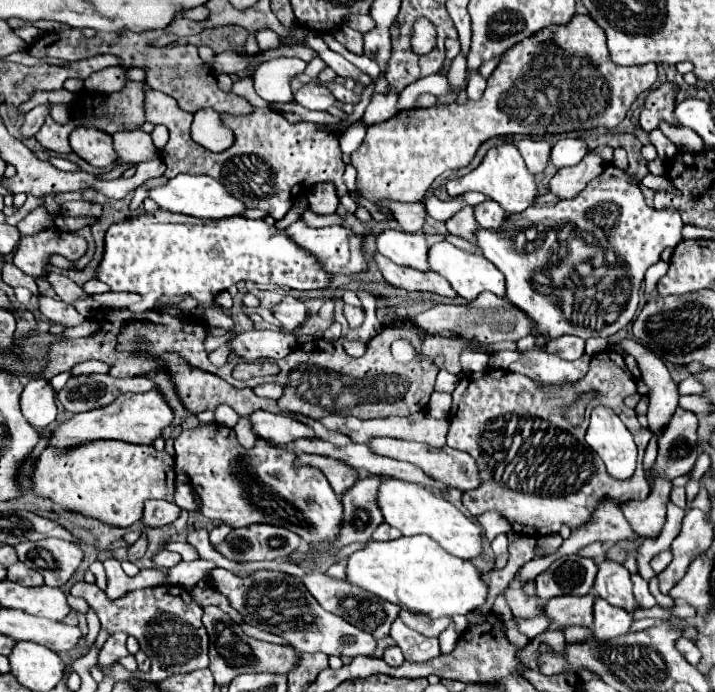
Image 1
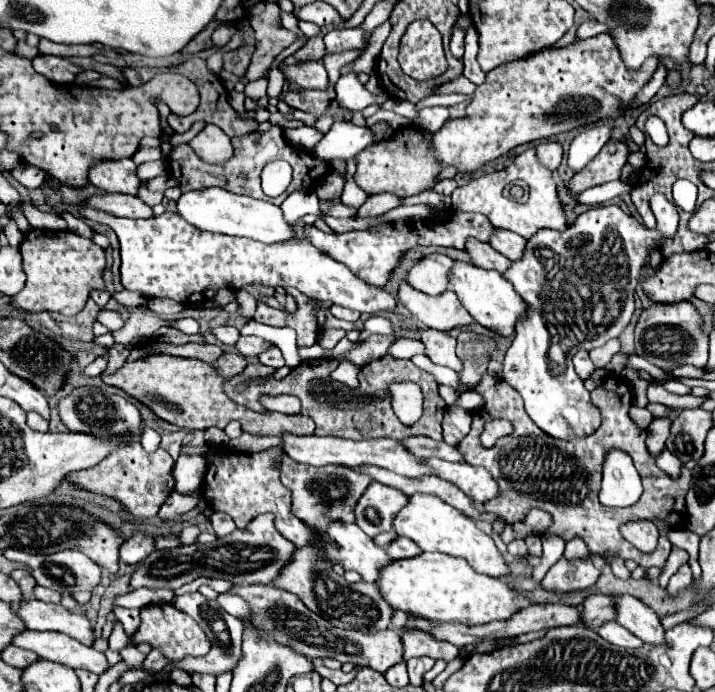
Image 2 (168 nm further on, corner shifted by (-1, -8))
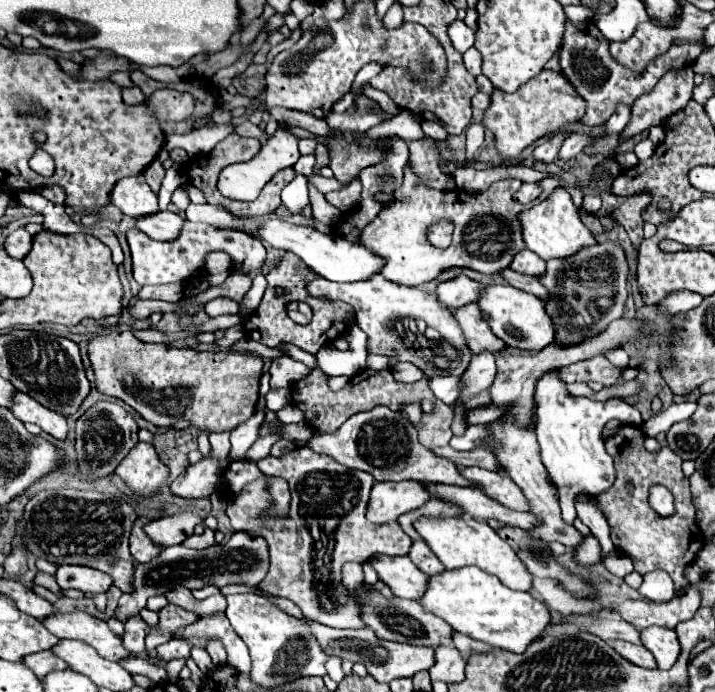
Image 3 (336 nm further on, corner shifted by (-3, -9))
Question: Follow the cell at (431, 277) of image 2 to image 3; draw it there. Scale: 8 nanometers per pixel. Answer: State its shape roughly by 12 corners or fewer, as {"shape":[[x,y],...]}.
{"shape":[[460,276],[436,288],[450,308],[478,302],[484,284]]}

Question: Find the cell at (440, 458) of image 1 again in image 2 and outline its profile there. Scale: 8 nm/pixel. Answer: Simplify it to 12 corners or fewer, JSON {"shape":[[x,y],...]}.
{"shape":[[424,459],[434,475],[454,483],[476,503],[498,495],[484,467]]}

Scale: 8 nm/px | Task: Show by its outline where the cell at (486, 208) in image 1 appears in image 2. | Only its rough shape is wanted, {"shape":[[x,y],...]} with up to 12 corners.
{"shape":[[498,227],[490,245],[514,261],[522,257],[526,239]]}

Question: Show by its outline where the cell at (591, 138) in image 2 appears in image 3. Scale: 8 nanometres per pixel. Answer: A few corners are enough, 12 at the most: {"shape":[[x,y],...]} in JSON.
{"shape":[[618,104],[604,134],[620,134],[630,120],[632,106]]}

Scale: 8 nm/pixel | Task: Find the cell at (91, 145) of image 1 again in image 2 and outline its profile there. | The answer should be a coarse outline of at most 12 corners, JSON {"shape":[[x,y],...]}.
{"shape":[[132,159],[90,167],[90,183],[106,193],[136,195]]}

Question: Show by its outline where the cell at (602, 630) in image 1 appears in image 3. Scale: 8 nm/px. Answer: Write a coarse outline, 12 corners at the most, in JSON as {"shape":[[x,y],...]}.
{"shape":[[614,640],[612,648],[640,668],[658,668],[640,644]]}

